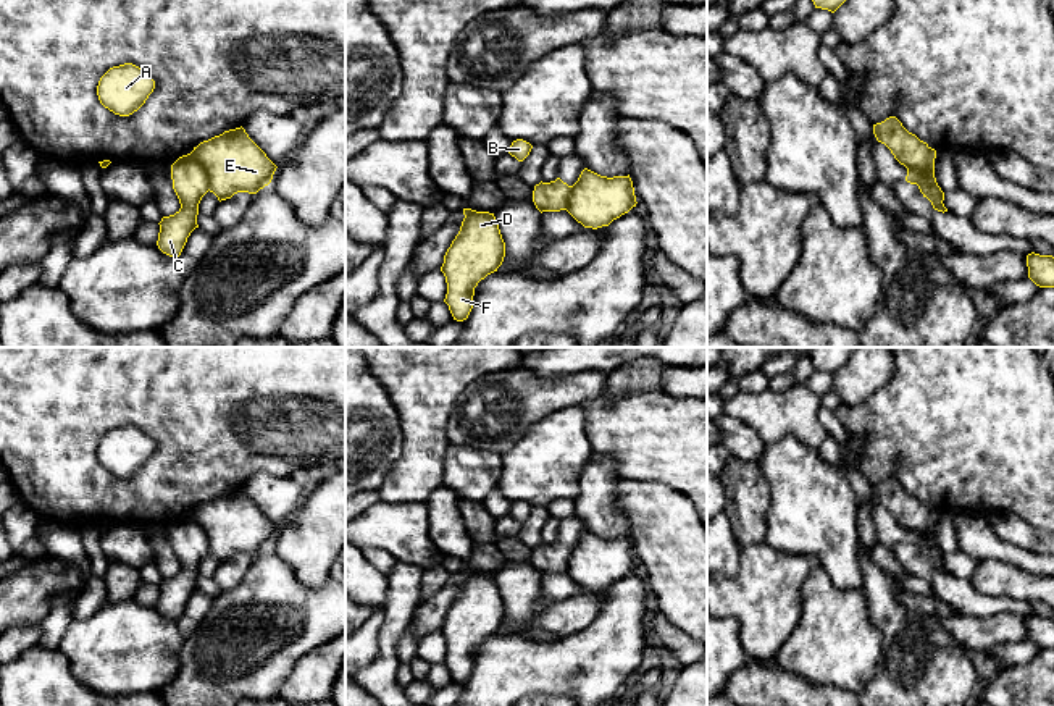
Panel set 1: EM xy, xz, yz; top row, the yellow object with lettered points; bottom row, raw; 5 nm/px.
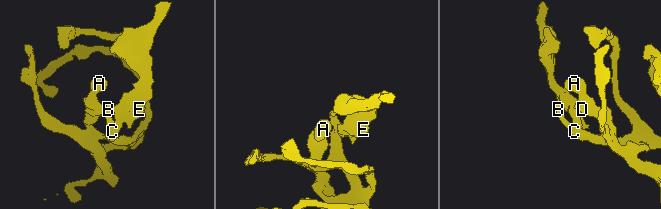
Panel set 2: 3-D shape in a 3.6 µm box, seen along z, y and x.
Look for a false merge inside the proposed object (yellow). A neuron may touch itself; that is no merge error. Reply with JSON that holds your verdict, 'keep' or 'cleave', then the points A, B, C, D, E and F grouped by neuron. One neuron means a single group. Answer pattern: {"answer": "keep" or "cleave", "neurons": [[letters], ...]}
{"answer": "cleave", "neurons": [["A", "B", "C", "D", "F"], ["E"]]}

